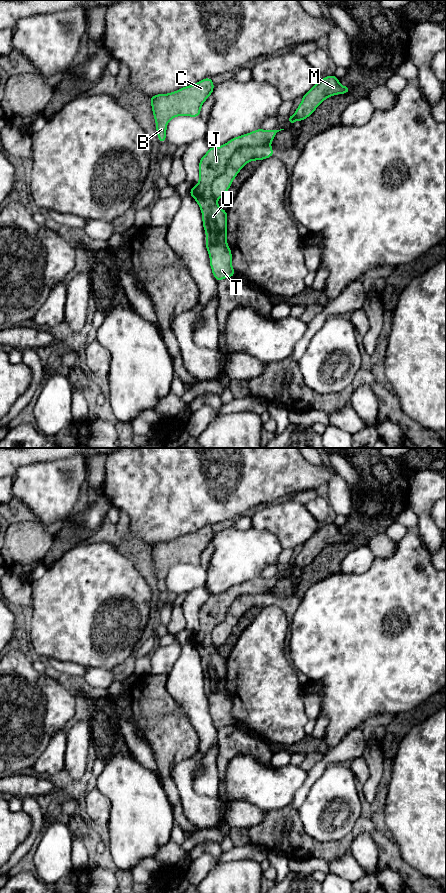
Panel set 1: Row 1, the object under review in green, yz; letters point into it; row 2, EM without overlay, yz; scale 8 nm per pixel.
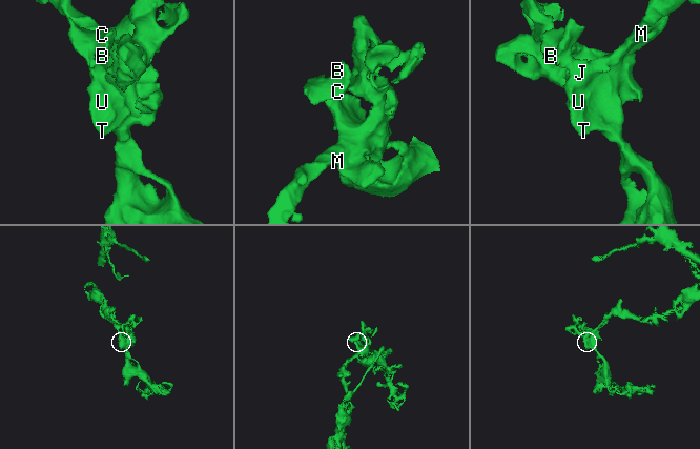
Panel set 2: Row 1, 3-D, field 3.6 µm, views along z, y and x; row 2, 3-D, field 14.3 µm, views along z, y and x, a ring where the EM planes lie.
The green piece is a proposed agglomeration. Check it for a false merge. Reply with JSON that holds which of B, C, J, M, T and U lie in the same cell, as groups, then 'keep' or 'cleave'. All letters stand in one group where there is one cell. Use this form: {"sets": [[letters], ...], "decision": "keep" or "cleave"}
{"sets": [["B", "C"], ["J", "M", "T", "U"]], "decision": "cleave"}

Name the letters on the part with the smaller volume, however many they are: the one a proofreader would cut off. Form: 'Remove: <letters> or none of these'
Remove: B, C

